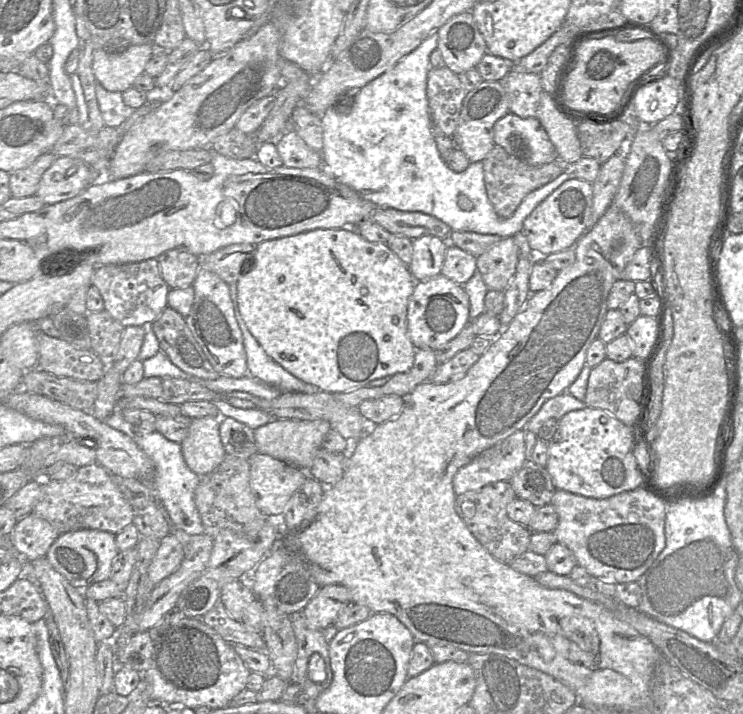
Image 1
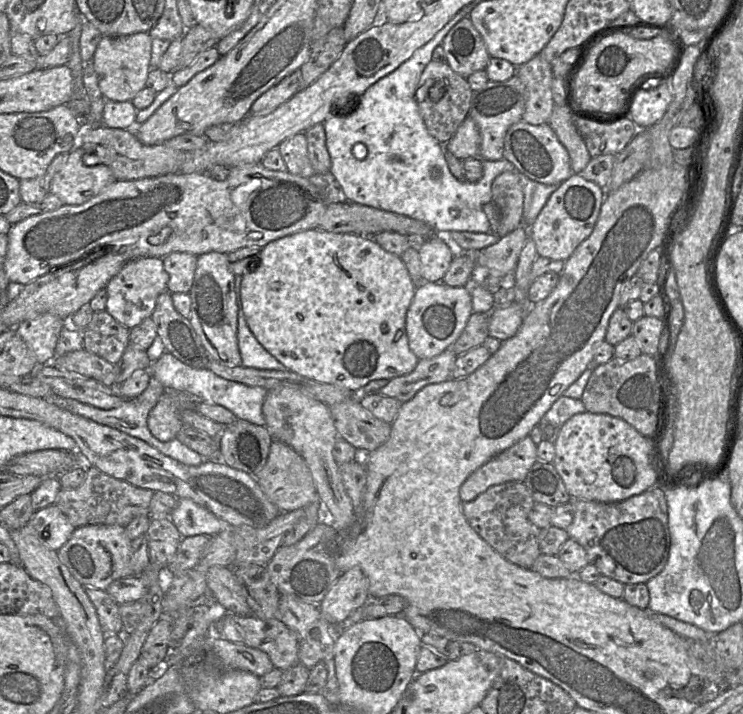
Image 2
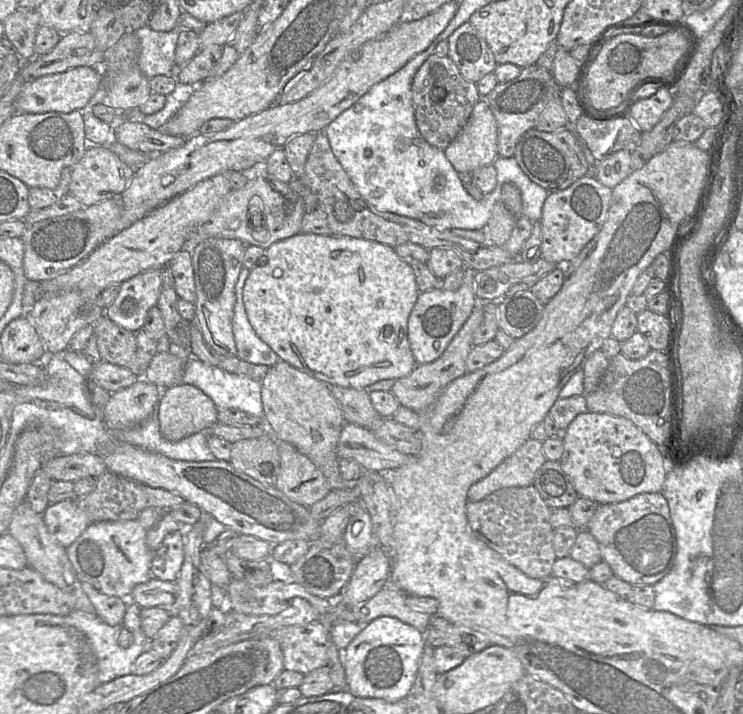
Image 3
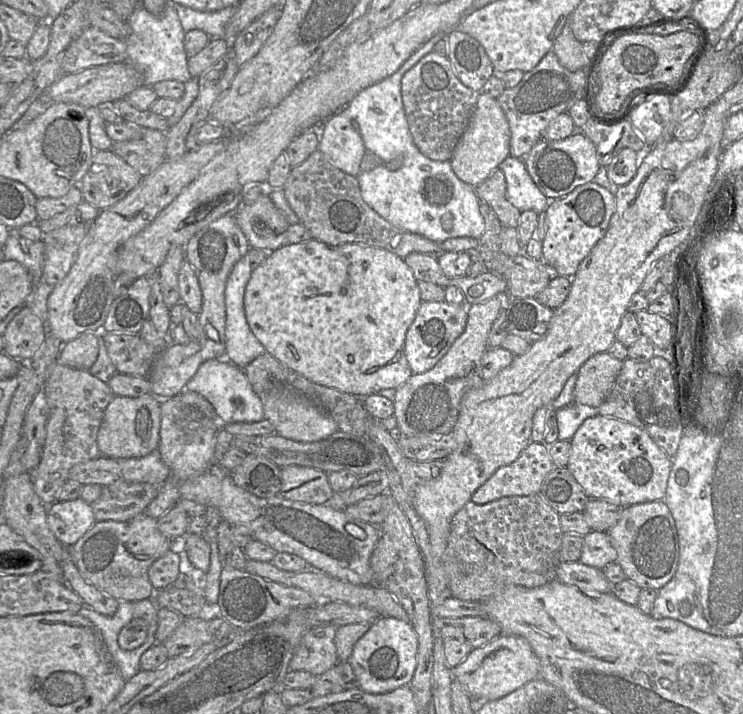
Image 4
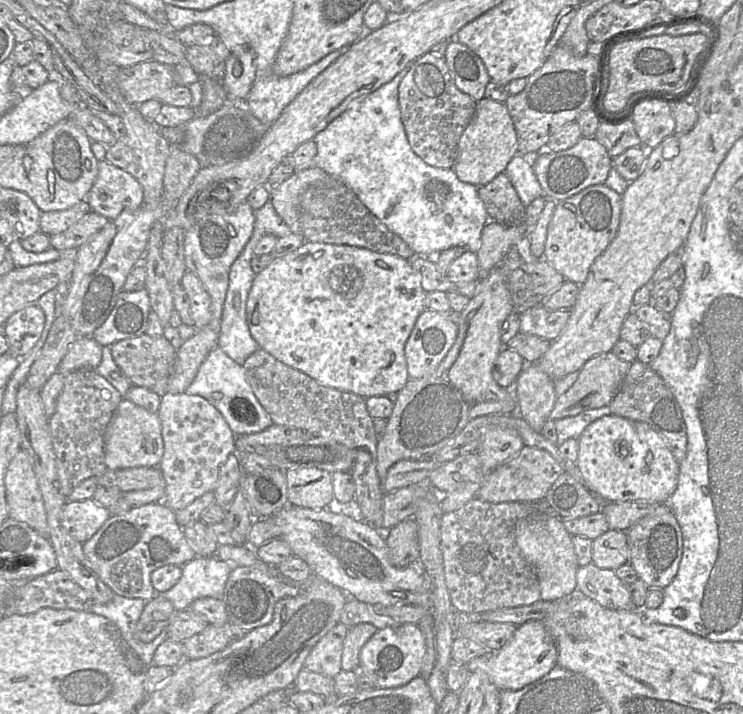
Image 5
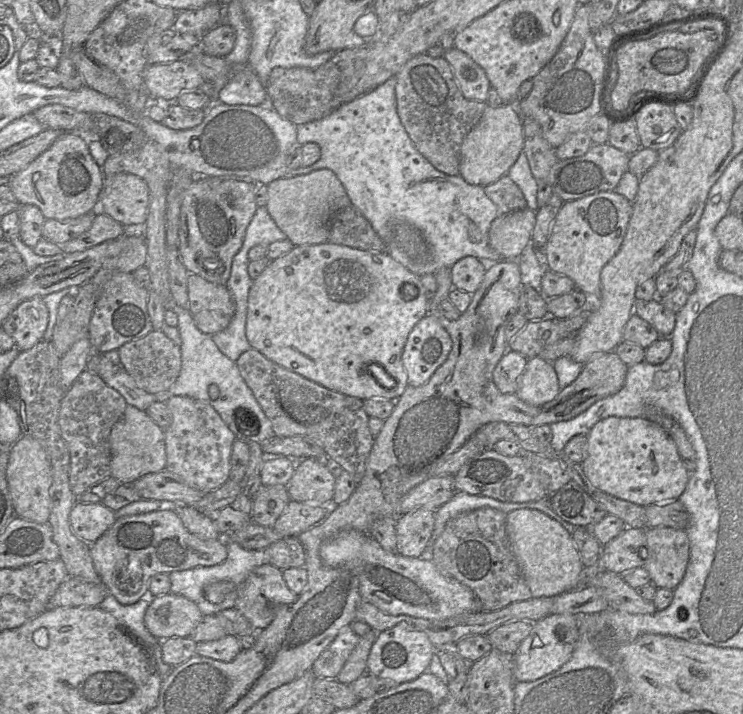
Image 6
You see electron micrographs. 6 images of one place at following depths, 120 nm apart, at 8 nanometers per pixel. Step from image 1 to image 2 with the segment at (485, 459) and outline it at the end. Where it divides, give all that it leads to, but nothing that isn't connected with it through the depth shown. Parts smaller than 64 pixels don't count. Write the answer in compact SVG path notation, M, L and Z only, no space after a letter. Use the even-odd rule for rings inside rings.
M527 435L467 477L459 489L462 503L472 501L491 486L511 481L523 482L537 460L537 445Z

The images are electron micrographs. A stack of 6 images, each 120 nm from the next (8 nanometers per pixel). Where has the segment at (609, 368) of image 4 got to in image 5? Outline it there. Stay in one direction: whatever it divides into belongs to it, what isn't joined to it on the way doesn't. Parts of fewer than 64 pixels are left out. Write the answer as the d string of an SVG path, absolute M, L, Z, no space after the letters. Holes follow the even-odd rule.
M611 351L589 359L579 370L574 384L562 395L557 397L549 419L556 420L575 416L585 410L608 405L618 392L631 363L617 358Z

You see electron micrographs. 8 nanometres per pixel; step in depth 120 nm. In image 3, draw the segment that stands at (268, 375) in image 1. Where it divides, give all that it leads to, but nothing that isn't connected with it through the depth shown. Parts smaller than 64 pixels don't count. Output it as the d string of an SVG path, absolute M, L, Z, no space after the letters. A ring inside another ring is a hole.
M242 267L235 284L235 305L232 328L237 348L236 357L251 364L272 367L282 360L256 335L248 321L243 304L243 288L250 271L247 267Z

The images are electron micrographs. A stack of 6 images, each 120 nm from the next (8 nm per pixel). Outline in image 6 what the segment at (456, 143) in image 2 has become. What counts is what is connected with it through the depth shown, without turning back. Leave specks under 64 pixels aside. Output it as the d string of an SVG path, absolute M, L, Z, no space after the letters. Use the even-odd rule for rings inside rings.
M515 104L488 106L462 142L459 175L468 184L486 187L507 174L523 151L523 146L523 126Z

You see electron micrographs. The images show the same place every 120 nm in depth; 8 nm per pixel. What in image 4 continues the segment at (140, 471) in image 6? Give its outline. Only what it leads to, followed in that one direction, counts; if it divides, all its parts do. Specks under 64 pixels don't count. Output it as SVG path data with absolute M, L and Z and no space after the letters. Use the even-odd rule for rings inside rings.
M152 393L137 398L115 396L105 410L98 431L100 454L112 459L136 458L157 449L161 427L161 400Z

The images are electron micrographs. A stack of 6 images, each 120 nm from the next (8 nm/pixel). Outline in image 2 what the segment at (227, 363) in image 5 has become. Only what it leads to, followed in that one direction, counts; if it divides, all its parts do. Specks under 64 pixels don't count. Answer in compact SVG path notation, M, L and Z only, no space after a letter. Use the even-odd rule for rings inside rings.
M168 352L162 354L160 358L152 363L149 372L151 379L160 380L166 389L187 391L199 401L223 406L231 411L237 419L246 420L259 426L266 426L262 407L268 390L263 387L253 387L227 380L208 368L192 368Z

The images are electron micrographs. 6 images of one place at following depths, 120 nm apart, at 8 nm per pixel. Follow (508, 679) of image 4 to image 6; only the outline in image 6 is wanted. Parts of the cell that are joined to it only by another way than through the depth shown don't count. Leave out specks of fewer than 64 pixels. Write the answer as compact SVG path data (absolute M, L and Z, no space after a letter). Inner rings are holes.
M550 614L534 622L531 633L513 654L514 679L517 682L534 681L564 665L572 656L579 637L579 617L571 614Z

